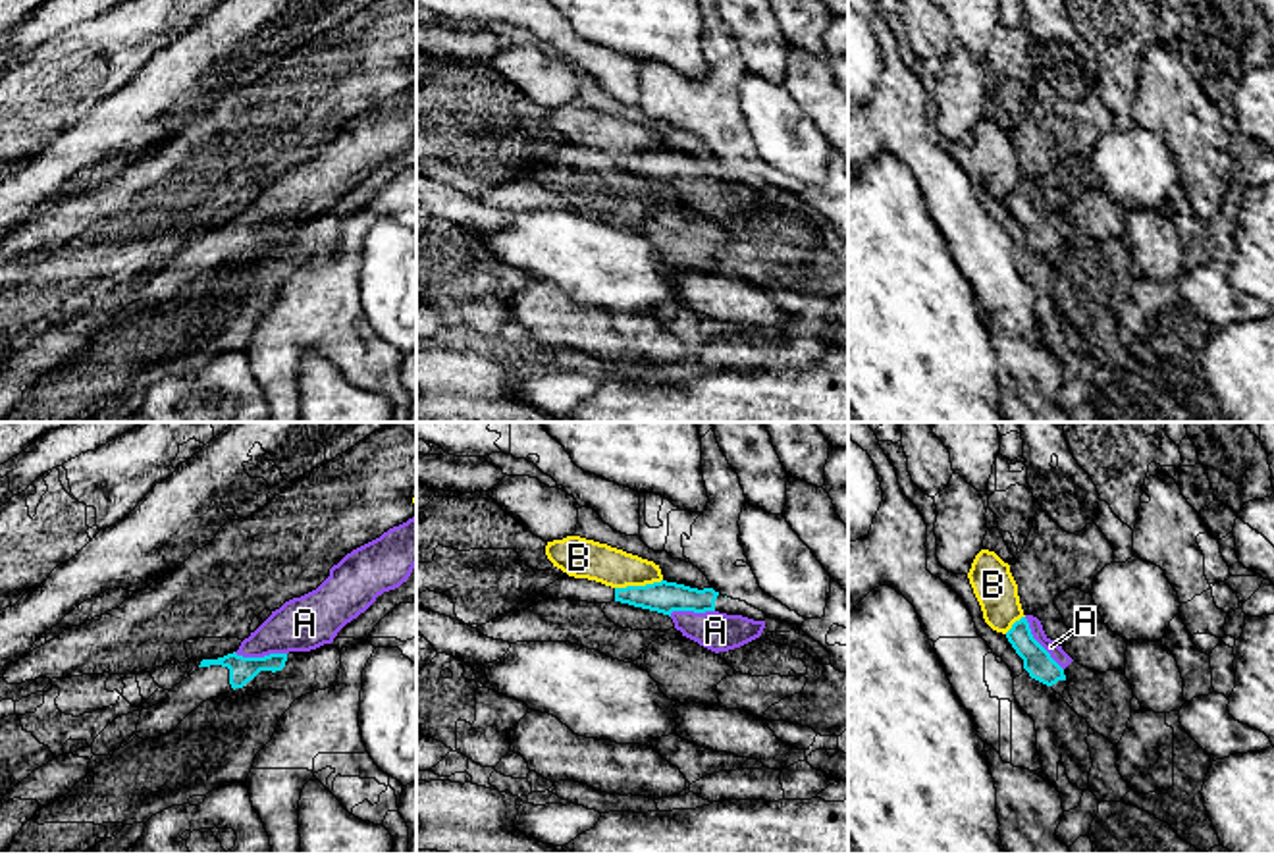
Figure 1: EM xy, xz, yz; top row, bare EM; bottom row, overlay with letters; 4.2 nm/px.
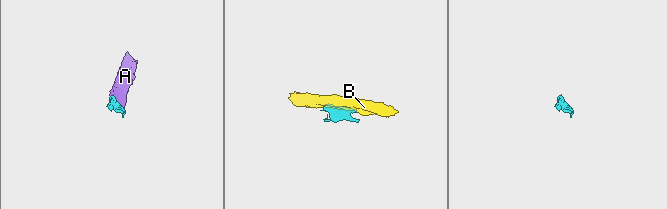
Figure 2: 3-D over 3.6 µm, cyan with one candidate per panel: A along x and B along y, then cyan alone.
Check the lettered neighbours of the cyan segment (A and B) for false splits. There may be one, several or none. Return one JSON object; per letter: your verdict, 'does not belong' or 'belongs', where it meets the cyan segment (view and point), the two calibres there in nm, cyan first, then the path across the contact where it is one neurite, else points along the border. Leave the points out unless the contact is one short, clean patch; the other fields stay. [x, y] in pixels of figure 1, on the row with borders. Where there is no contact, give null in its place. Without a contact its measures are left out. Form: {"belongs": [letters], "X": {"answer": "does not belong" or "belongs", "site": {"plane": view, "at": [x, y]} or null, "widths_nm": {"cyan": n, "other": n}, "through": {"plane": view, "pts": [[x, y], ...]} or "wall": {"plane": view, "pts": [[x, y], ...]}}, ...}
{"belongs": ["A"], "A": {"answer": "belongs", "site": {"plane": "xy", "at": [261, 658]}, "widths_nm": {"cyan": 110, "other": 220}, "through": {"plane": "xy", "pts": [[241, 669], [261, 658], [290, 629], [305, 623]]}}, "B": {"answer": "does not belong", "site": {"plane": "xz", "at": [638, 587]}, "widths_nm": {"cyan": 130, "other": 160}, "wall": {"plane": "xz", "pts": [[662, 579], [650, 585], [615, 588]]}}}

